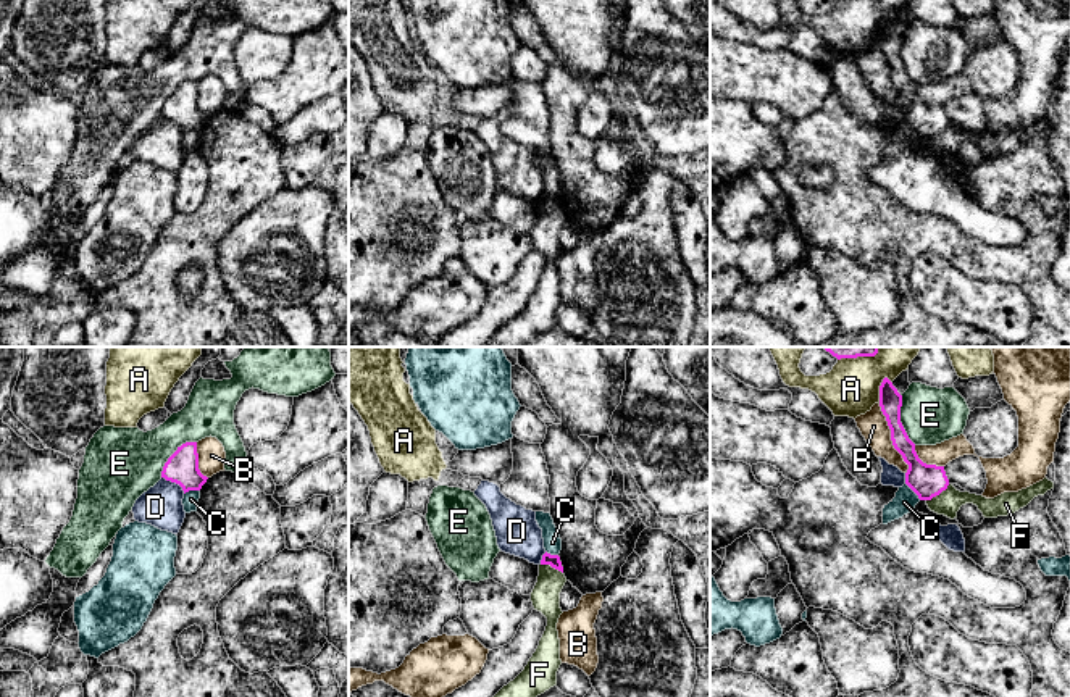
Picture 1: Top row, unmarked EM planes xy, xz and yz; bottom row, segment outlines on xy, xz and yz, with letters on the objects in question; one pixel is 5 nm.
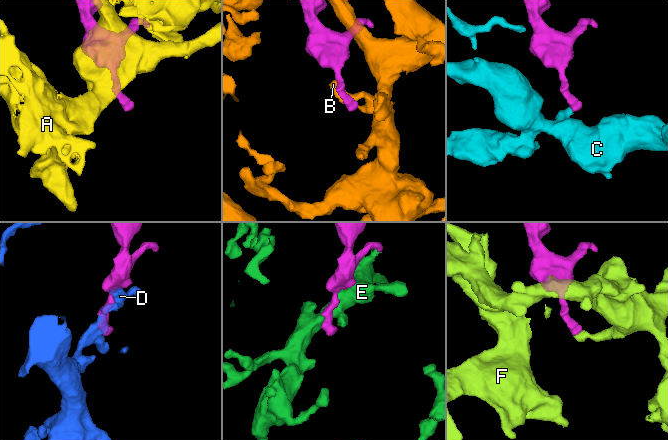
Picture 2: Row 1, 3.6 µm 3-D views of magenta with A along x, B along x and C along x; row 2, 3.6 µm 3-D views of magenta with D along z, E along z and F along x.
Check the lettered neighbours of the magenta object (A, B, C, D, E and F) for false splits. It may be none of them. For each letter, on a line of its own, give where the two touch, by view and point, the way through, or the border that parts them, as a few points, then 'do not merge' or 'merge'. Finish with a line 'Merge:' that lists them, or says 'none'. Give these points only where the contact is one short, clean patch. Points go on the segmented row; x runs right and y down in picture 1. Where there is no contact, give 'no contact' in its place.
A: yz (880, 389) | do not merge
B: yz (891, 439) | do not merge
C: yz (912, 489) | along yz (906, 483), (920, 499) | do not merge
D: xy (175, 481) | along xy (162, 476), (175, 481), (184, 492) | do not merge
E: yz (899, 420) | do not merge
F: yz (938, 494) | along yz (949, 484), (927, 500) | do not merge
Merge: none

